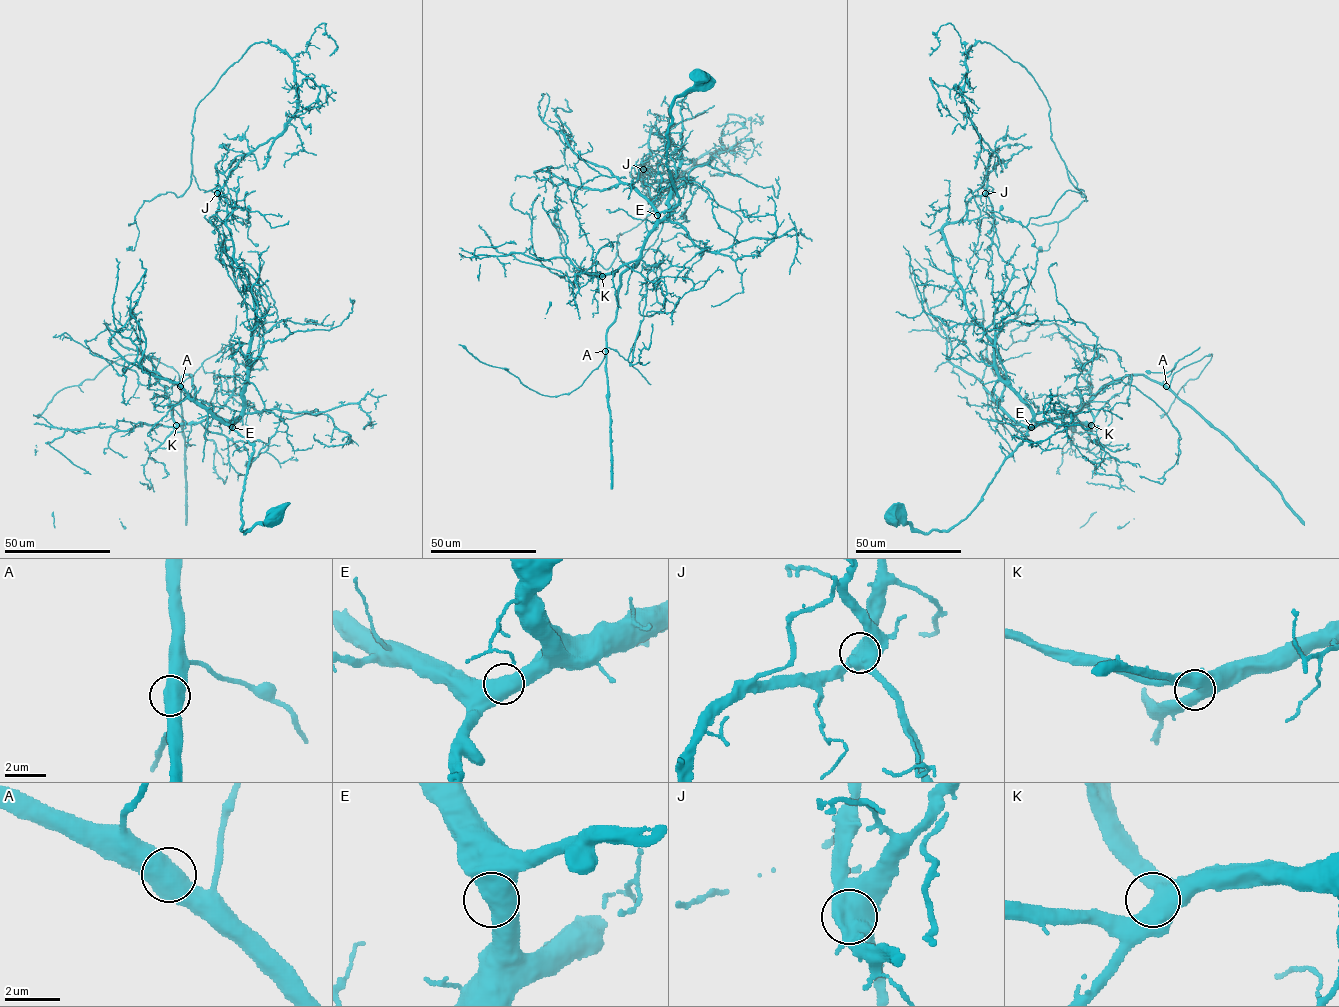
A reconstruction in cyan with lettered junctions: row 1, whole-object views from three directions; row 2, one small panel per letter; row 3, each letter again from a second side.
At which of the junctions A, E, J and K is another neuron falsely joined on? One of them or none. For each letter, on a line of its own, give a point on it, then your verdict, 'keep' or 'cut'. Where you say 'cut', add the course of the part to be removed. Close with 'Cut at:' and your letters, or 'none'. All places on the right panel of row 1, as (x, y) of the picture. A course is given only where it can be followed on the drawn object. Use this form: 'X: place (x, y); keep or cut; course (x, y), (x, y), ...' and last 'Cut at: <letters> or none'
A: place (1166, 386); keep
E: place (1031, 427); keep
J: place (985, 193); cut; course (984, 193), (993, 152), (962, 96), (979, 40), (1033, 78), (1084, 191), (1025, 226), (990, 211), (989, 191)
K: place (1091, 425); keep
Cut at: J

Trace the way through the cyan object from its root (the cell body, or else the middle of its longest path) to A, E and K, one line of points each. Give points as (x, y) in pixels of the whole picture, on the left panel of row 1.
A: (274, 515), (242, 529), (253, 446), (198, 403), (190, 375), (181, 377), (180, 386)
E: (274, 515), (269, 515), (267, 524), (253, 525), (245, 533), (242, 529), (241, 495), (253, 446), (232, 427)
K: (274, 515), (242, 529), (253, 446), (227, 420), (211, 416), (176, 425)

